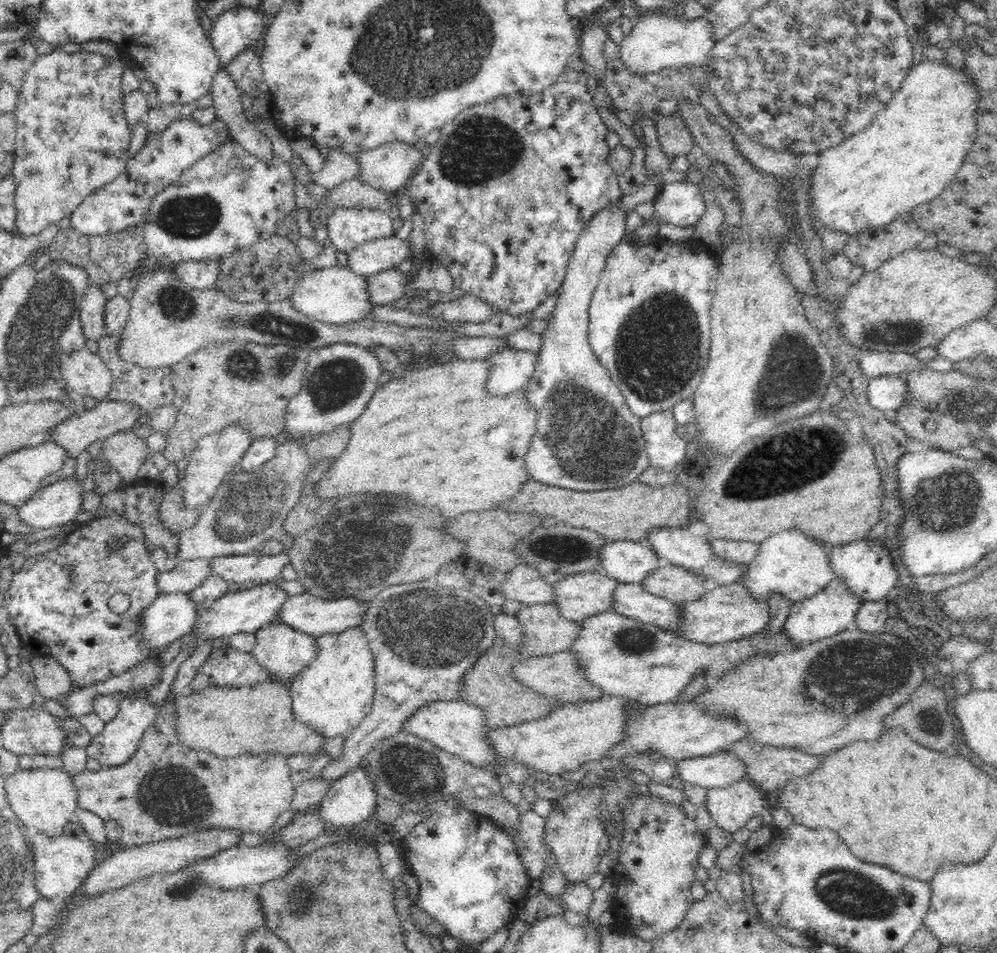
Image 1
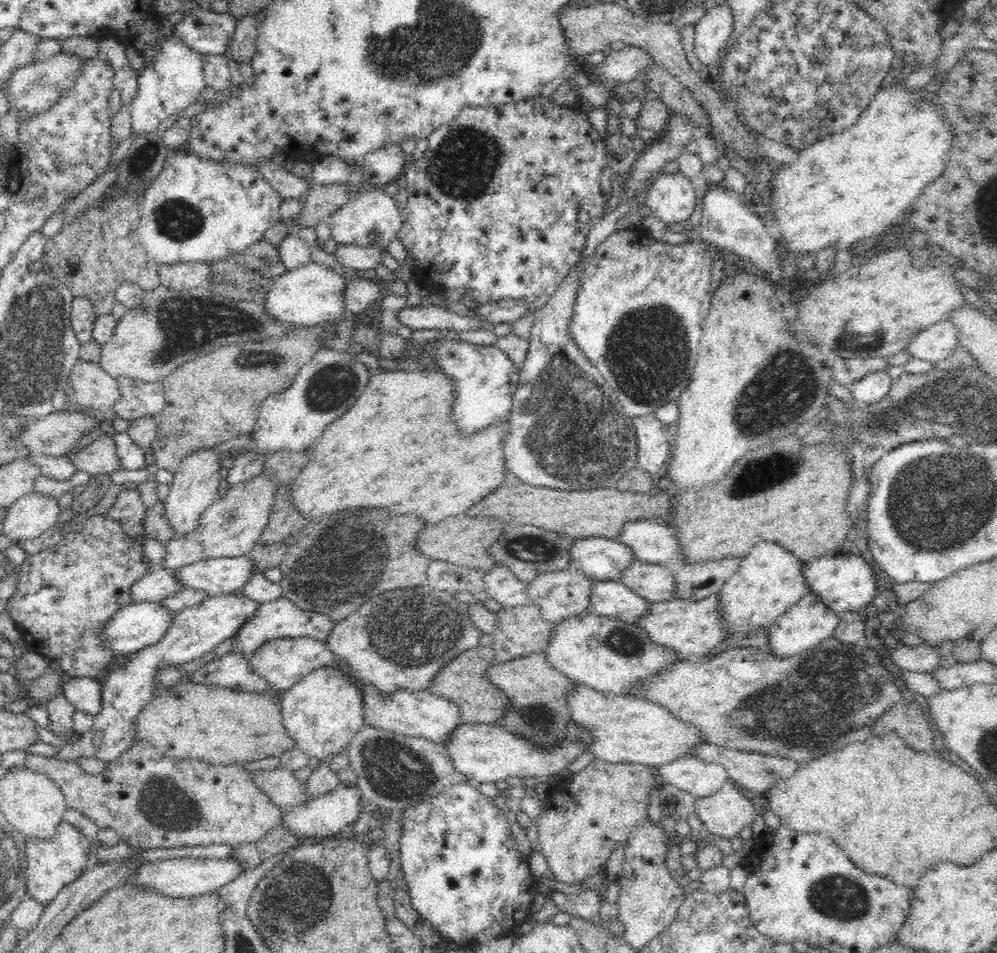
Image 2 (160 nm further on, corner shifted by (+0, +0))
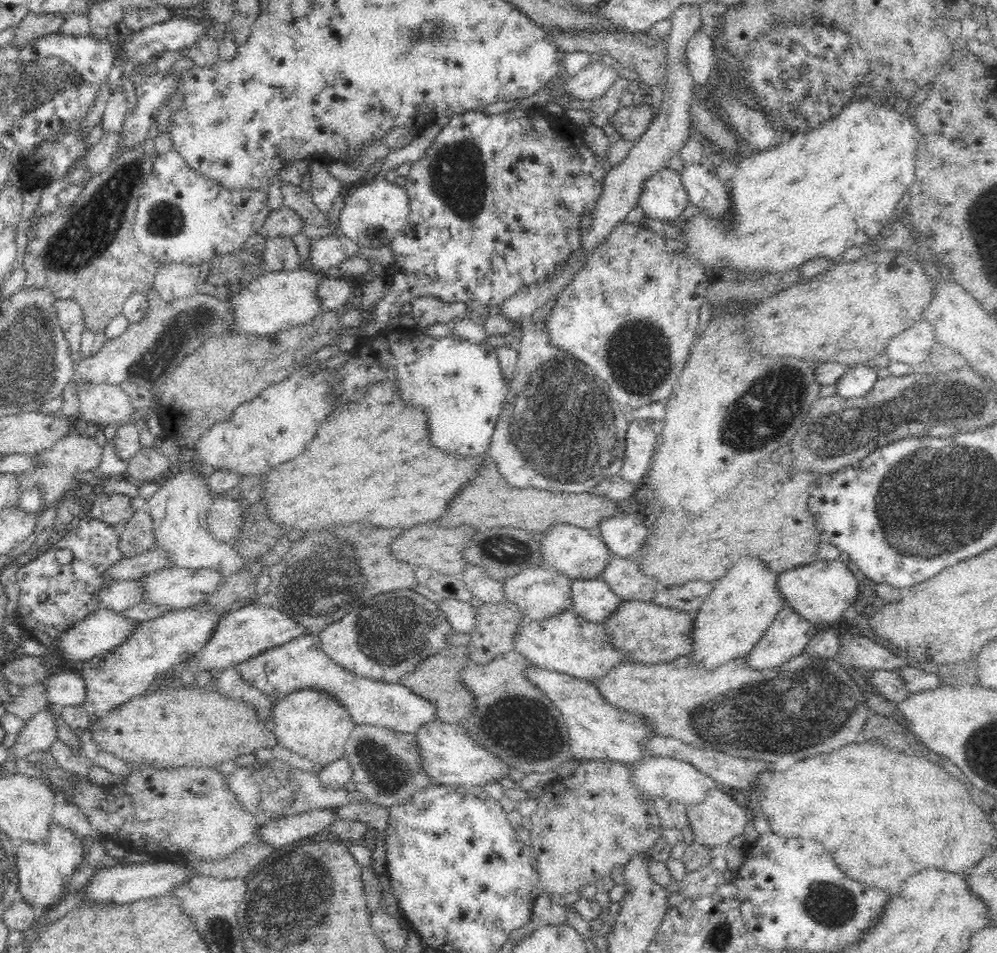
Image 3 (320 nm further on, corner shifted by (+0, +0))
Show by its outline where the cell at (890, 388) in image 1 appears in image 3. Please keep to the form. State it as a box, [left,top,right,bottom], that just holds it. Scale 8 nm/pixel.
[835,364,879,399]

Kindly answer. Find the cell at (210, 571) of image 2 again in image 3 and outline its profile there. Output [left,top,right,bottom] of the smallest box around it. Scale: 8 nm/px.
[139,566,224,611]

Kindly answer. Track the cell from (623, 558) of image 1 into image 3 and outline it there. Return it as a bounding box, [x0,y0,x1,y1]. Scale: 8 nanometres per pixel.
[536,523,612,579]

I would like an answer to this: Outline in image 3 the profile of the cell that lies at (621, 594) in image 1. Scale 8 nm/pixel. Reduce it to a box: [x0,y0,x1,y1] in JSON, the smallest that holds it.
[571,578,624,623]

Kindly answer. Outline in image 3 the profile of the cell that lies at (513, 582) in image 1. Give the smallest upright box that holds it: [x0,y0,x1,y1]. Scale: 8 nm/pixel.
[456,564,508,603]

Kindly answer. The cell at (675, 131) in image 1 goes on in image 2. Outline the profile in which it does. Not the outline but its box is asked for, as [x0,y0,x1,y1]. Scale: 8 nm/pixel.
[635,96,672,143]

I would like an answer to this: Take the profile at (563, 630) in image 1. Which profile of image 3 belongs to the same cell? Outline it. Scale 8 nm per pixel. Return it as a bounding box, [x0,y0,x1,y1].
[466,602,529,664]

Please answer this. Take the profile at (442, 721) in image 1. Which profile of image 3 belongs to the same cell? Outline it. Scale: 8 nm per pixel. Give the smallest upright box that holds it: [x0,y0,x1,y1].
[236,633,438,734]

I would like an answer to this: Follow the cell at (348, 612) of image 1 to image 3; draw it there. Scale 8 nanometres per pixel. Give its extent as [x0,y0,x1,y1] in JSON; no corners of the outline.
[184,602,310,674]

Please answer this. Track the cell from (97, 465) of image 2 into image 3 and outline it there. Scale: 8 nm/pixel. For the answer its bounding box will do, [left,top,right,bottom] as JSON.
[17,434,102,508]

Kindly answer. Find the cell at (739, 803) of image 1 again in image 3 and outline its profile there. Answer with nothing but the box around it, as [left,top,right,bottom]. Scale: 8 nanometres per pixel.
[688,786,751,849]

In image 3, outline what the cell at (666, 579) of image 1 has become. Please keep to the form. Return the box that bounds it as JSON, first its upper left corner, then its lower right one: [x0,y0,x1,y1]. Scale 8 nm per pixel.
[600,554,661,602]

